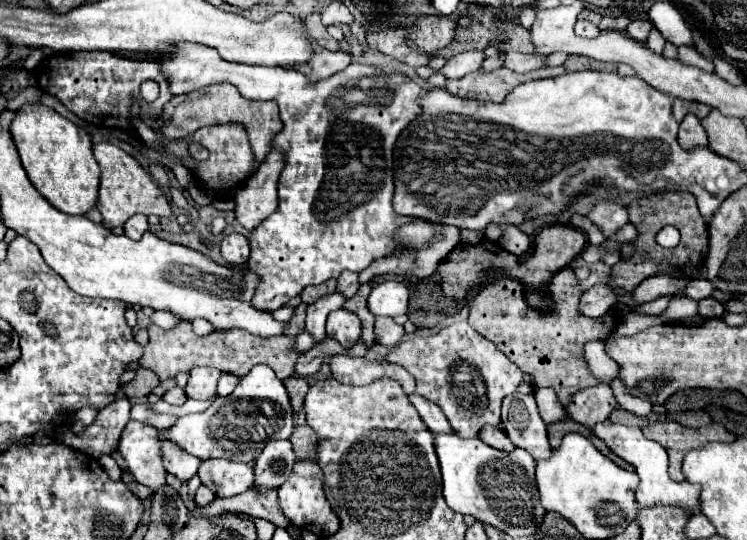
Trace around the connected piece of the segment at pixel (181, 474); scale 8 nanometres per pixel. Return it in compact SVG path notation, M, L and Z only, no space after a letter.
M160 430L158 432L158 440L160 440L160 450L162 450L162 462L164 462L164 468L178 476L180 480L190 480L196 472L198 472L198 466L200 466L200 460L192 454L188 454L184 448L180 448L176 442L168 440L166 438L166 432L168 430Z

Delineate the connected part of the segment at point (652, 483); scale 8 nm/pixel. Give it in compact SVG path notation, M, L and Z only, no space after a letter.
M610 420L600 422L596 428L592 428L598 438L602 438L608 448L632 464L636 468L636 474L640 476L640 486L636 488L636 502L640 506L652 506L652 504L672 504L672 506L688 506L694 510L698 506L698 496L700 496L700 486L690 484L690 482L674 482L668 476L668 454L660 446L660 442L648 440L640 428L630 428L624 424L614 424Z

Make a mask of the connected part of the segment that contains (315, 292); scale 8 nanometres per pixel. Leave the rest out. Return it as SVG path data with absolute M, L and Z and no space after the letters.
M330 278L328 282L324 284L318 284L318 286L308 286L306 290L302 290L302 302L306 304L312 304L316 302L316 298L322 298L324 294L330 294L332 290L336 290L336 278Z

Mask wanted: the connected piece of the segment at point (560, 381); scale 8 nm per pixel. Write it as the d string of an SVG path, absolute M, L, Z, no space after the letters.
M570 267L554 274L546 286L546 292L550 300L554 297L552 303L550 302L548 310L536 310L528 306L522 282L514 278L494 276L488 284L480 286L472 298L468 298L468 322L482 336L492 340L522 372L532 374L534 386L554 388L562 406L566 408L572 394L602 382L592 376L588 362L584 360L584 344L590 340L610 338L618 324L618 314L608 312L602 318L582 316L578 310L582 288Z

